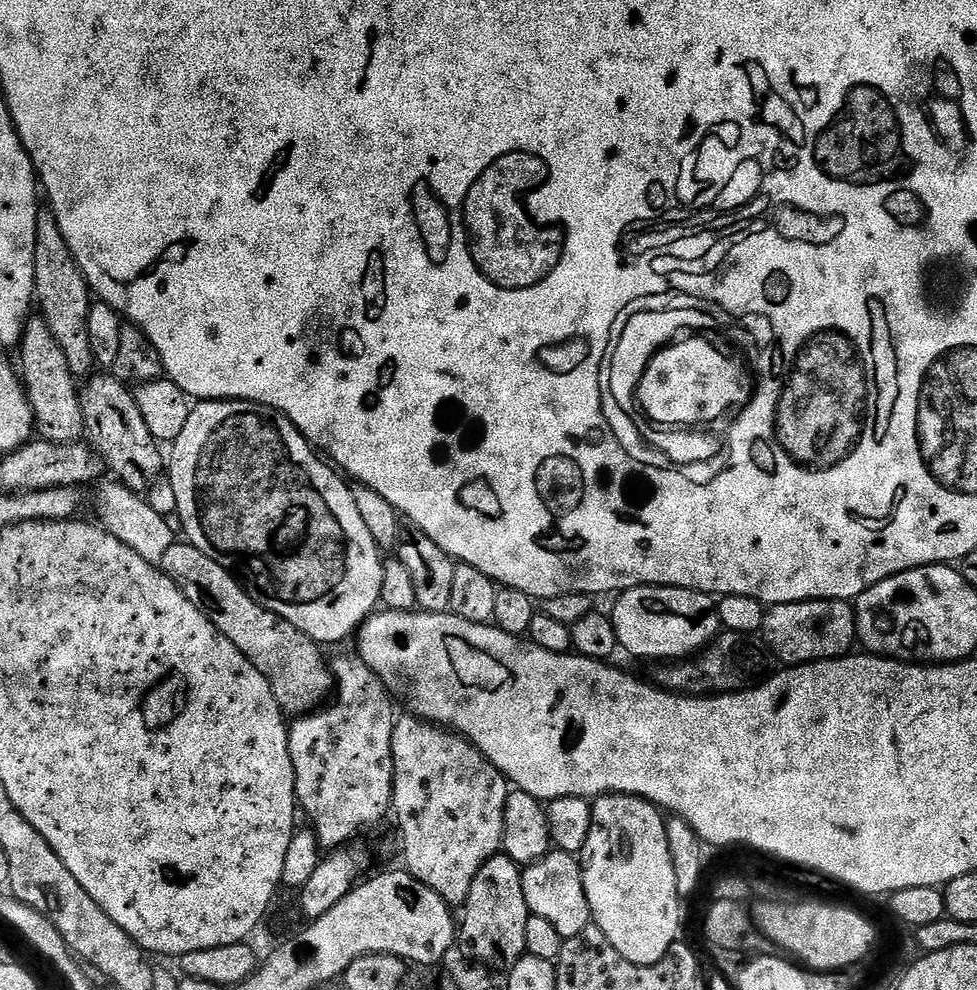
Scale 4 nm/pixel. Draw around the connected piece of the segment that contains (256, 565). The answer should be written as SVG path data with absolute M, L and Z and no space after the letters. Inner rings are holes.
M205 400L193 407L190 418L186 418L182 434L178 434L178 438L171 441L170 448L172 456L170 452L170 459L166 464L166 480L168 476L169 482L172 483L172 496L176 499L180 524L188 535L185 536L187 543L193 544L195 548L202 550L202 554L214 558L223 568L239 577L246 591L263 608L278 614L278 618L286 618L290 626L302 630L302 634L306 634L317 644L336 644L339 640L346 639L351 632L352 635L359 633L364 621L377 611L380 604L384 569L382 549L374 542L369 528L359 514L349 481L331 463L321 459L317 449L309 444L308 439L282 413L264 404L253 404L251 400Z

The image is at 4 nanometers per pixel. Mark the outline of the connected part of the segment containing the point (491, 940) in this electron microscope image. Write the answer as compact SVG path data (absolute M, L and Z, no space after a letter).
M497 854L492 856L474 874L470 894L462 905L464 920L458 924L458 948L470 959L484 968L493 968L500 974L525 955L526 922L530 915L526 898L522 895L521 865L515 864L509 856Z

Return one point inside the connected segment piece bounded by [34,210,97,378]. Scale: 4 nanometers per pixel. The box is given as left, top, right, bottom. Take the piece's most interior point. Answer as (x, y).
(62, 294)

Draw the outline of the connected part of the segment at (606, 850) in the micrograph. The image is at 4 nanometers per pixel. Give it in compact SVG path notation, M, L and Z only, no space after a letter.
M598 796L591 801L591 806L590 834L586 834L586 844L578 859L586 902L590 902L592 923L602 930L602 934L606 934L606 938L610 938L610 946L614 946L622 958L638 966L657 964L677 943L682 904L674 878L674 862L670 858L670 844L666 838L665 817L661 809L640 796Z

